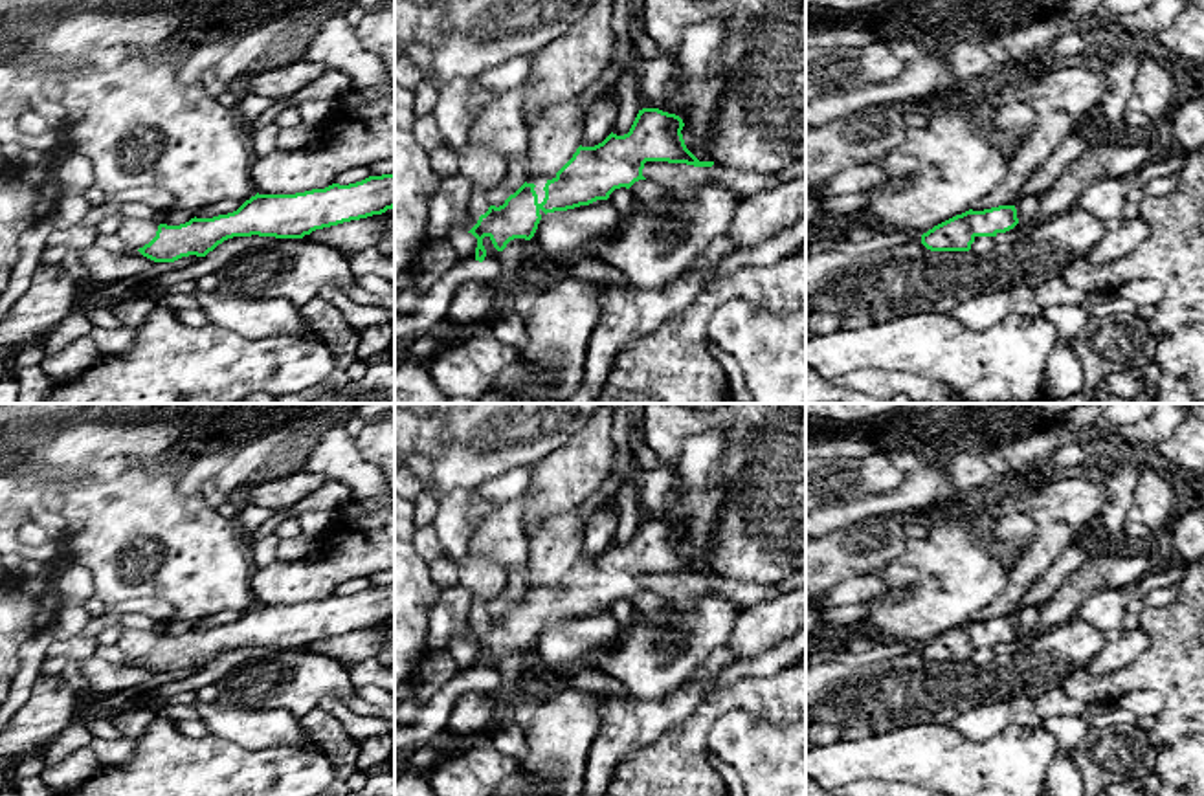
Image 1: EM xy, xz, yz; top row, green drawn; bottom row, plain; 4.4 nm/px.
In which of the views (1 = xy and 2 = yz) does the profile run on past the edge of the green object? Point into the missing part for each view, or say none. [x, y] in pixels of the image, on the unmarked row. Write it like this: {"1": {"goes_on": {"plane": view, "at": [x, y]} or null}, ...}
{"1": {"goes_on": null}, "2": {"goes_on": null}}

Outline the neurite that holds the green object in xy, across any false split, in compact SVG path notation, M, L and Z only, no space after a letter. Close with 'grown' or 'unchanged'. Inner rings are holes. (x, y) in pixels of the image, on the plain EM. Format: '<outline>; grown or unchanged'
M395 583L362 592L295 605L255 605L237 622L191 629L180 636L160 635L156 647L138 662L154 673L206 668L233 647L303 649L316 640L382 625L395 618Z; unchanged

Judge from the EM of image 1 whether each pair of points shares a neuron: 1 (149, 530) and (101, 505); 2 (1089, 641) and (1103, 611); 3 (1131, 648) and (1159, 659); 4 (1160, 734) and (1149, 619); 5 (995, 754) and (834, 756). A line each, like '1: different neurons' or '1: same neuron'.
1: same neuron
2: different neurons
3: different neurons
4: same neuron
5: same neuron

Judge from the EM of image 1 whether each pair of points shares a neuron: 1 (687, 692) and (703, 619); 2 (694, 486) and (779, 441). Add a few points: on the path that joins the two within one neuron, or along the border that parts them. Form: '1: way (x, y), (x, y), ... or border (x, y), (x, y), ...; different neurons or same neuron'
1: border (720, 648), (674, 694), (652, 699); different neurons
2: border (722, 428), (725, 437), (724, 497), (714, 514); different neurons

